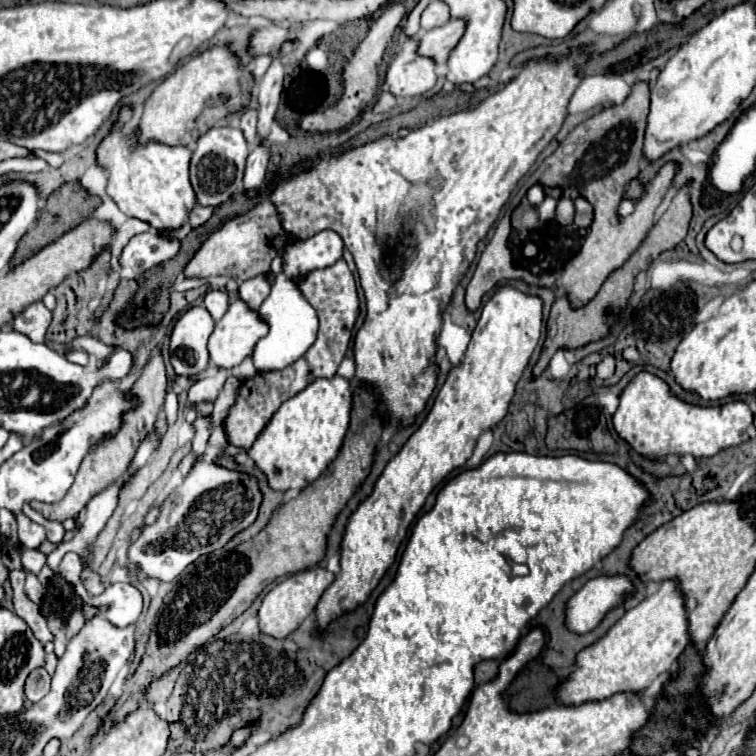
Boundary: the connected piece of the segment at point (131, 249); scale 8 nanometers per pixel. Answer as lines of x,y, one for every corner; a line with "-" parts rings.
148,230
144,234
136,234
122,250
120,264
128,266
136,272
146,272
172,256
176,256
180,250
180,238
158,234
154,230

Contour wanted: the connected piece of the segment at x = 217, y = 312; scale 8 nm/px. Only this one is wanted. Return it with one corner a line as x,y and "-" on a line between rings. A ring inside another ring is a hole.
210,290
204,296
204,306
210,312
210,316
218,322
224,316
224,312
228,310
228,296
226,296
226,292
224,290

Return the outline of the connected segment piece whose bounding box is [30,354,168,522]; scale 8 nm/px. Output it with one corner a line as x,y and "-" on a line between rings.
154,354
150,358
148,366
144,368
142,376
132,386
132,392
140,398
140,404
136,406
136,410
132,414
124,416
124,426
120,428
120,432
116,436
112,436
110,440
102,442
100,446
92,448
92,454
88,454
88,458
84,458
84,462
82,462
82,466
78,470
78,476
74,480
74,484
72,484
72,488
68,490
68,494
60,502
46,504
46,502
32,500
30,506
34,510
38,510
46,520
56,520
56,522
64,522
68,518
76,518
96,494
100,494
108,486
116,484
118,478
122,478
126,474
126,470
130,468
130,464
134,460
134,454
136,454
140,442
154,428
154,422
156,422
156,418
158,418
158,414
160,414
160,410
164,406
164,396
166,396
168,390
168,386
166,386
168,385
167,373
164,369
166,368
164,362
162,362
162,356

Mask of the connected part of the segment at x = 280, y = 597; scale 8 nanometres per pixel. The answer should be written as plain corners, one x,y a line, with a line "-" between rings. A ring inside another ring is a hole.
314,566
302,572
296,572
292,576
288,576
286,580
282,580
280,584
276,584
262,600
262,606
258,610
258,626
262,634
268,634
272,638
286,638
288,634
292,634
300,622
310,616
320,600
320,596
324,594
324,590
332,584
334,574
328,572
322,566

